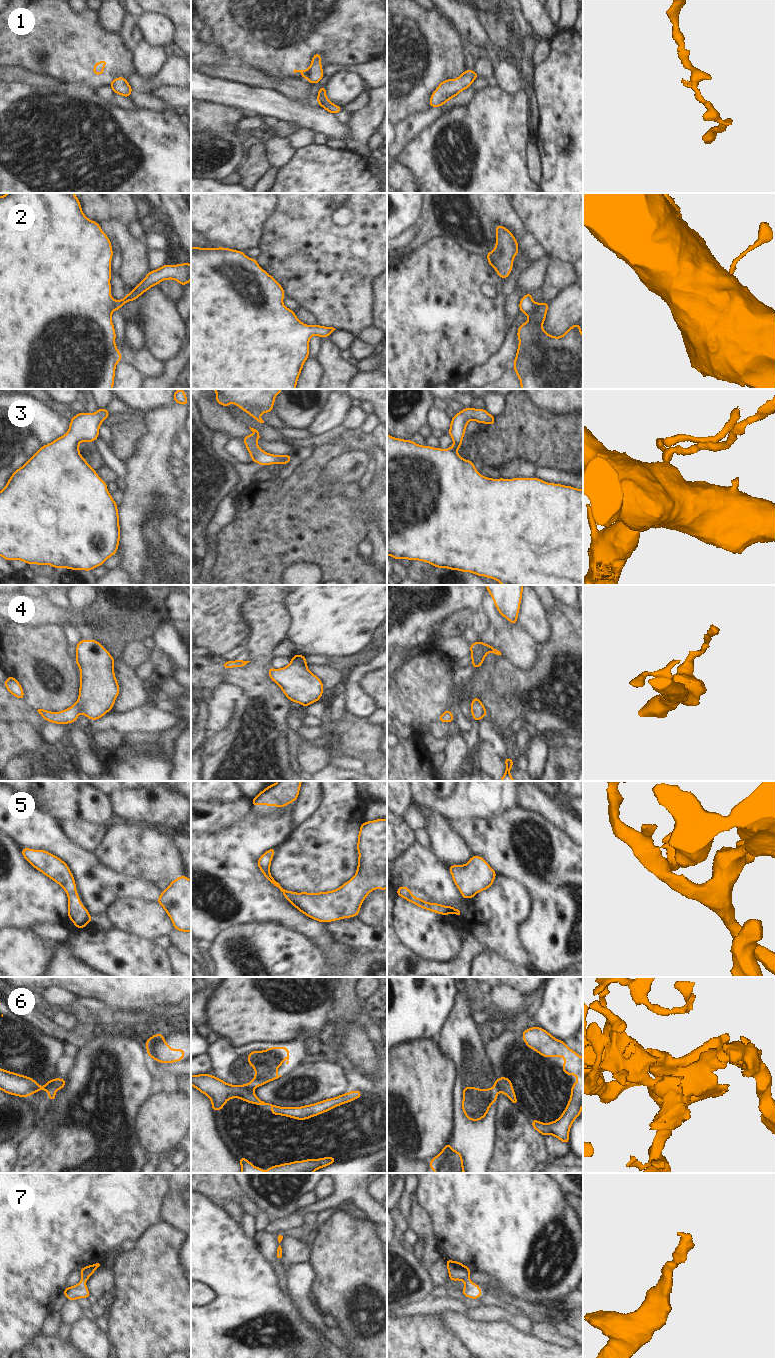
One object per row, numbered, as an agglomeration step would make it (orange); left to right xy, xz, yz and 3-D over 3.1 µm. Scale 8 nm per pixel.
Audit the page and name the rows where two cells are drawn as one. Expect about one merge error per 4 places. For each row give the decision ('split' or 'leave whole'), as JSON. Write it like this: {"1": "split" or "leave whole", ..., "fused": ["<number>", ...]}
{"1": "leave whole", "2": "leave whole", "3": "leave whole", "4": "leave whole", "5": "leave whole", "6": "split", "7": "leave whole", "fused": ["6"]}

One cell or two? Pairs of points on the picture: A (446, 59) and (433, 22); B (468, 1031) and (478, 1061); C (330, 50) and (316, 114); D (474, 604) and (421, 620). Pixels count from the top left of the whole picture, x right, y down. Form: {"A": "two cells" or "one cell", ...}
{"A": "one cell", "B": "one cell", "C": "two cells", "D": "one cell"}

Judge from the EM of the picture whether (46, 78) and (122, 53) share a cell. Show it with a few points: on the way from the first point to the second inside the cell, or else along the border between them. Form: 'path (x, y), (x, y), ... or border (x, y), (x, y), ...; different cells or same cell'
path (57, 56), (59, 54), (100, 53); same cell

